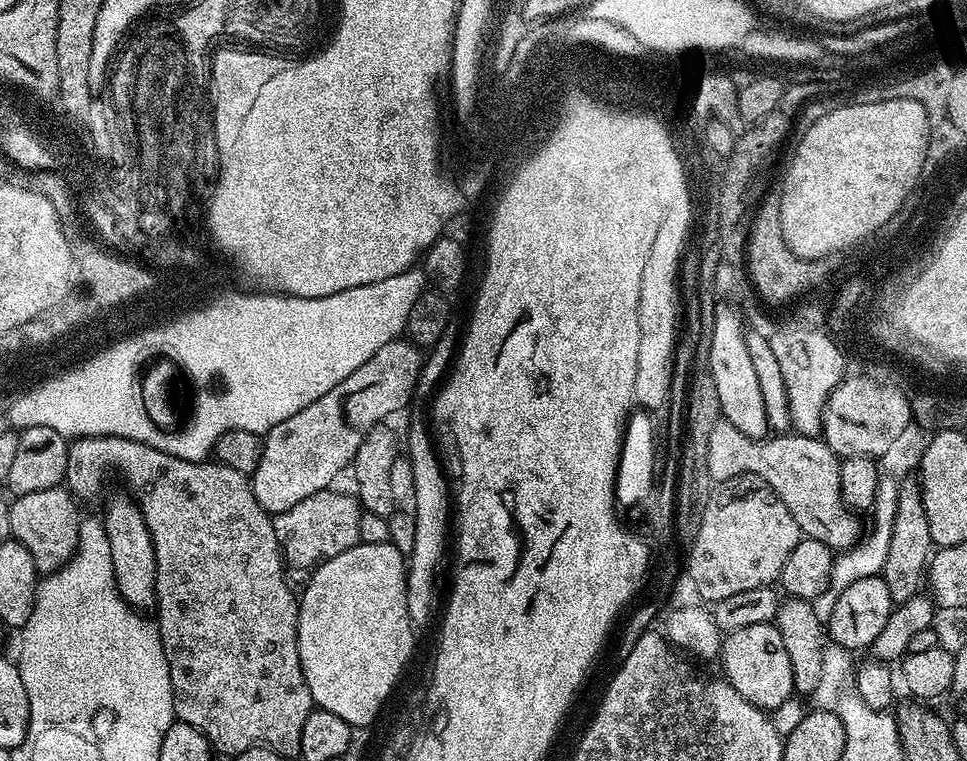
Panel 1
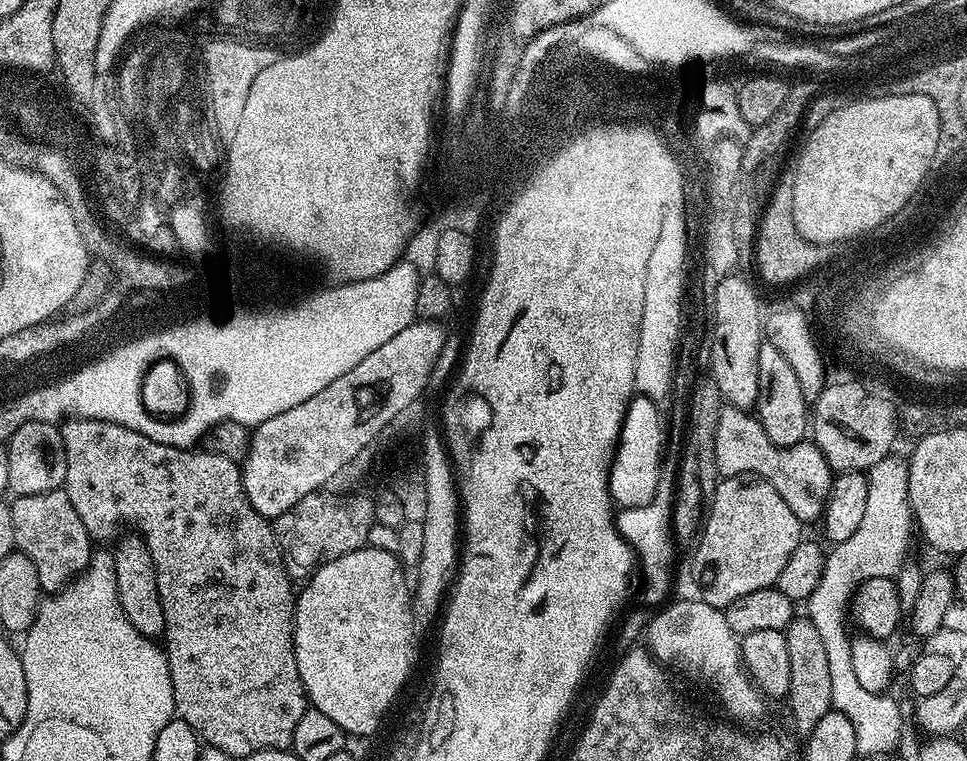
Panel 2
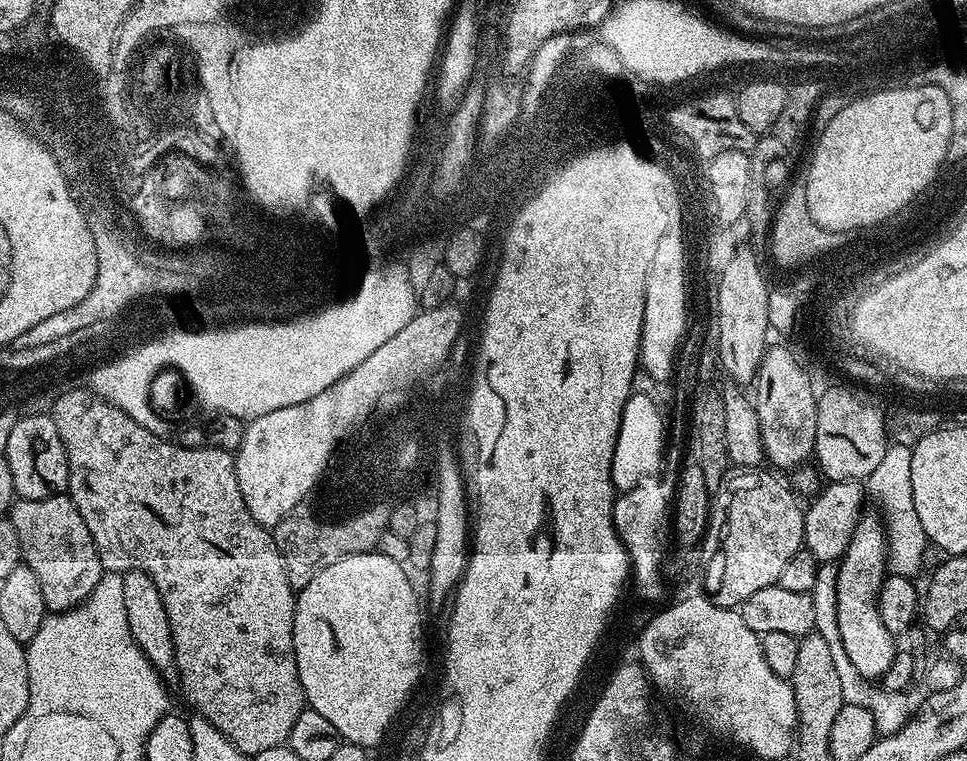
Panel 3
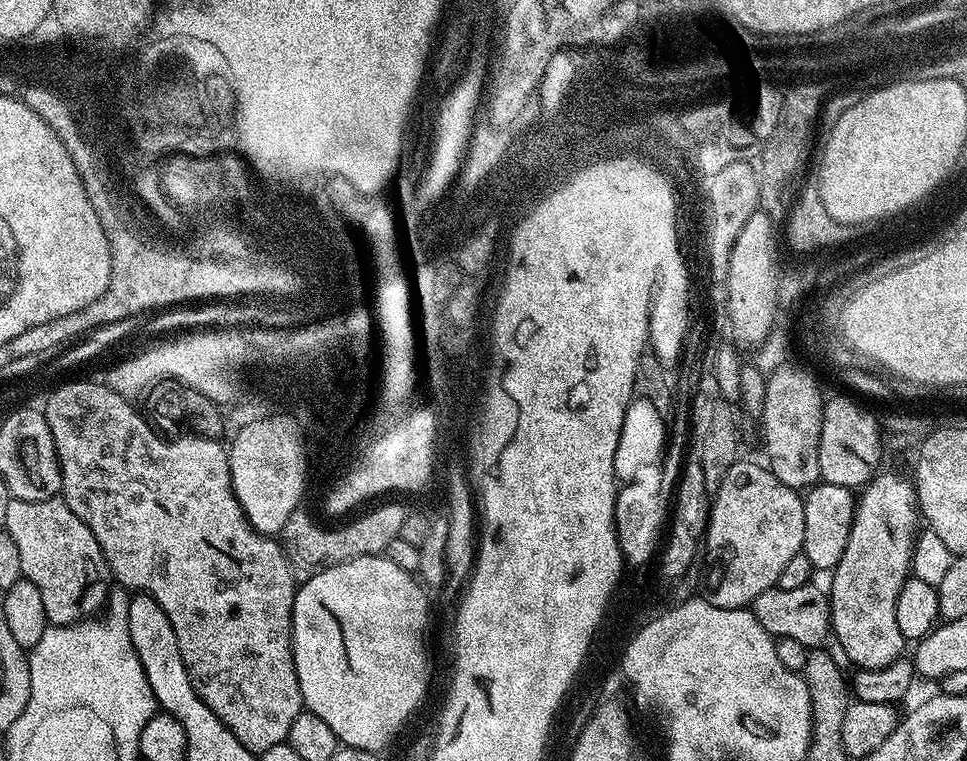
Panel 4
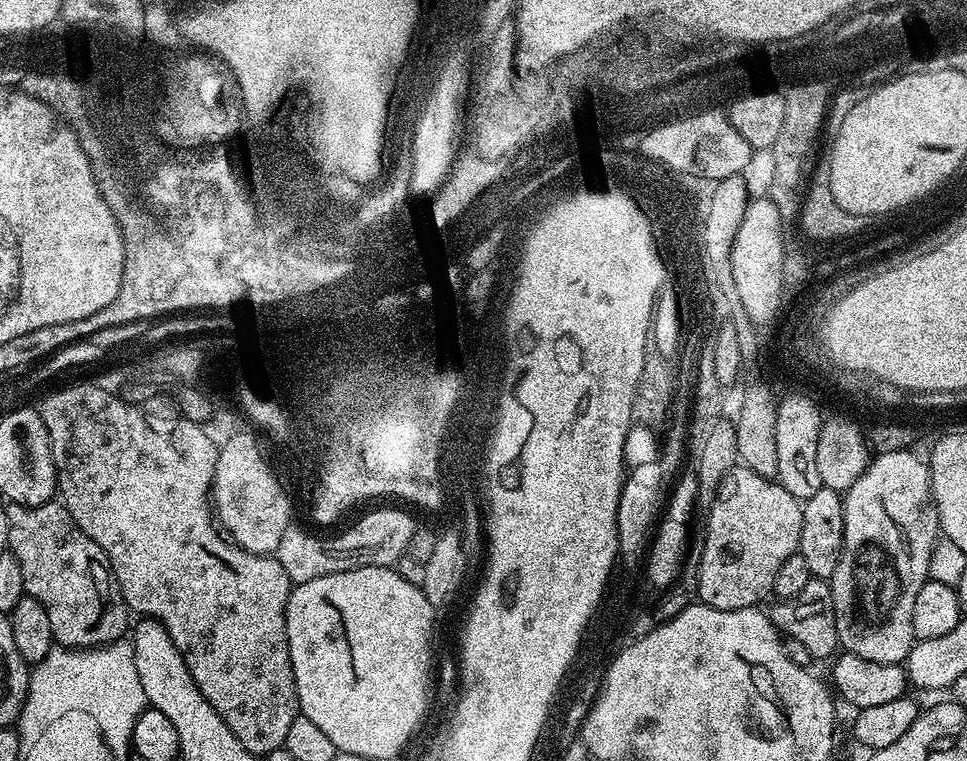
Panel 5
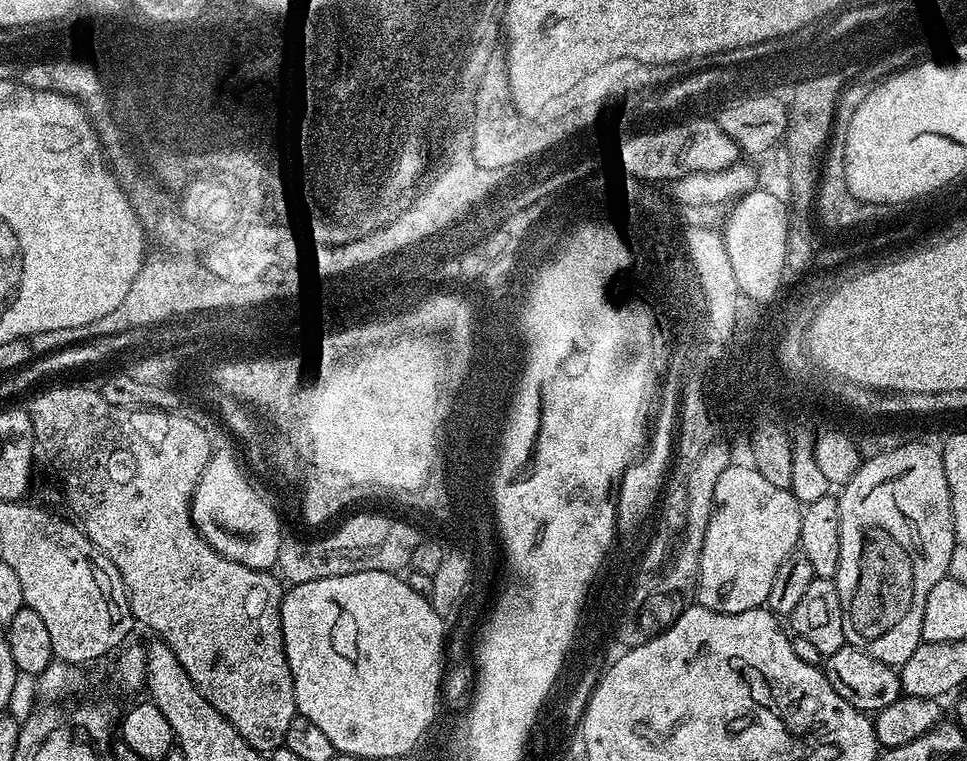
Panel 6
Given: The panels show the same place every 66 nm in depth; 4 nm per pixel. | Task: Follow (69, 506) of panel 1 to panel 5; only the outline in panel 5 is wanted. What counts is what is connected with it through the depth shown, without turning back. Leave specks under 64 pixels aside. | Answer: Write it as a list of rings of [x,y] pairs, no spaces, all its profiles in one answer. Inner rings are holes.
[[[49,502],[33,508],[8,504],[8,518],[8,547],[22,566],[24,591],[42,602],[46,618],[50,618],[53,641],[64,648],[99,648],[101,644],[111,644],[113,640],[121,639],[130,628],[128,603],[119,590],[114,590],[114,577],[106,554],[81,530],[78,522],[74,522],[72,515],[64,509],[63,503]]]

